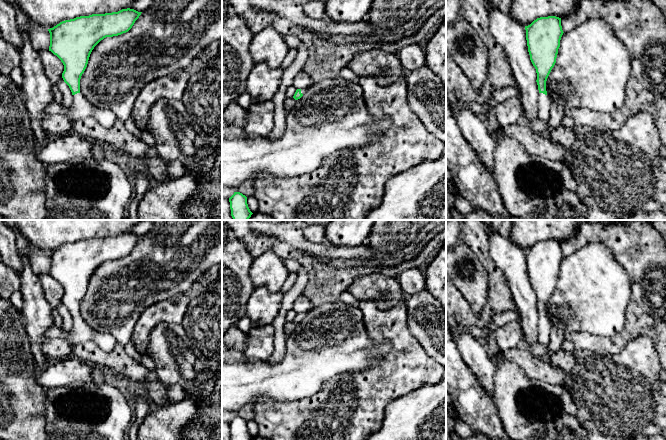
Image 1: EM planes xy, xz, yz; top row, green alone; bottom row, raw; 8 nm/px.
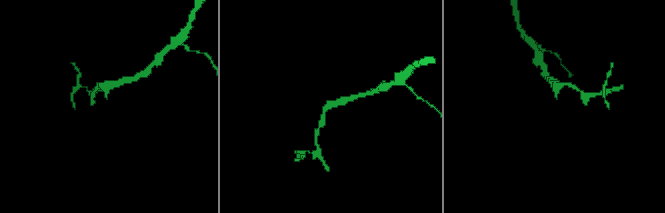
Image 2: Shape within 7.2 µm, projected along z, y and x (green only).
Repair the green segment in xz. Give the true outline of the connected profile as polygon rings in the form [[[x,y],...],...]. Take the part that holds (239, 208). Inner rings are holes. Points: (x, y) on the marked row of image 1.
[[[234,192],[229,198],[233,220],[248,220],[253,214],[247,204],[247,197],[240,192]]]

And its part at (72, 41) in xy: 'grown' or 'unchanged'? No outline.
grown

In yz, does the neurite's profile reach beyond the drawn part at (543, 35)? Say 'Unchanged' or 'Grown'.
Grown

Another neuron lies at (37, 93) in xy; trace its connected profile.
[[[17,10],[17,27],[22,35],[22,46],[19,49],[23,71],[23,85],[21,93],[31,119],[31,128],[35,135],[38,148],[43,147],[51,139],[42,128],[42,121],[47,116],[47,107],[54,102],[53,84],[47,78],[39,53],[33,48],[28,31],[33,22],[27,15]]]

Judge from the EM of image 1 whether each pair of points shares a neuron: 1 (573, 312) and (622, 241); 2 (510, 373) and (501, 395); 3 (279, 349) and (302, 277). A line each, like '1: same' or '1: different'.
1: different
2: same
3: same

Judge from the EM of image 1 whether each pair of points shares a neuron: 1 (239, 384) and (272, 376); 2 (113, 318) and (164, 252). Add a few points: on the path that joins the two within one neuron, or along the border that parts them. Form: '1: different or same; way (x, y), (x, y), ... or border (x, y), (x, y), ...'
1: same; way (247, 382), (264, 380)
2: same; way (117, 302), (151, 268)

